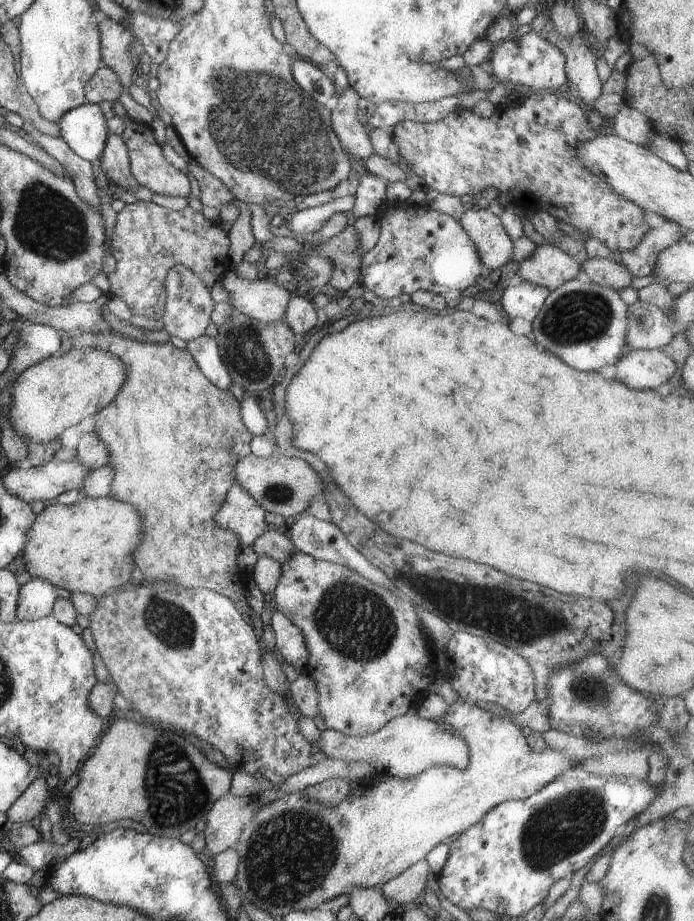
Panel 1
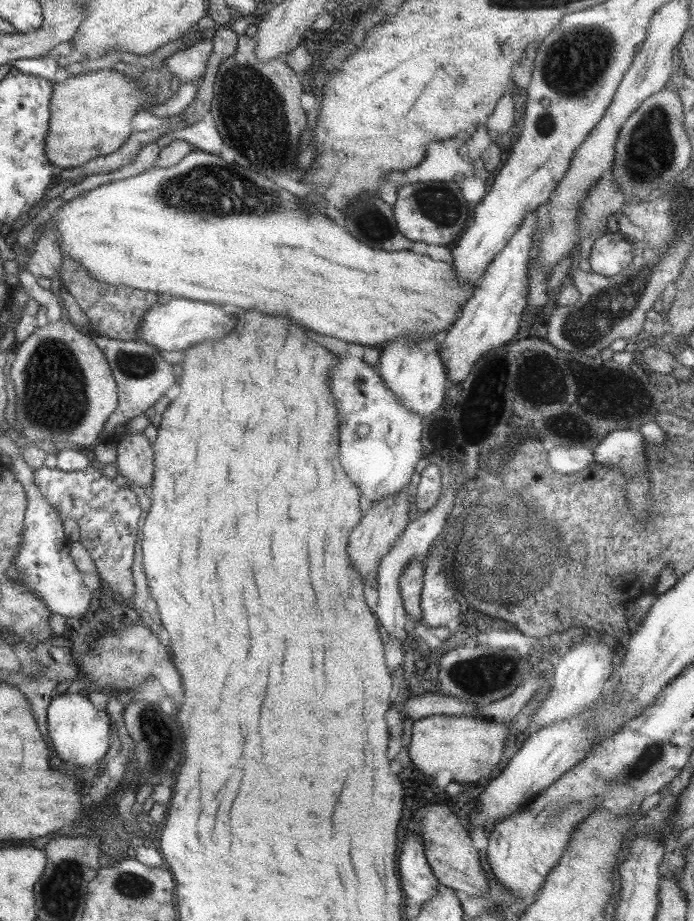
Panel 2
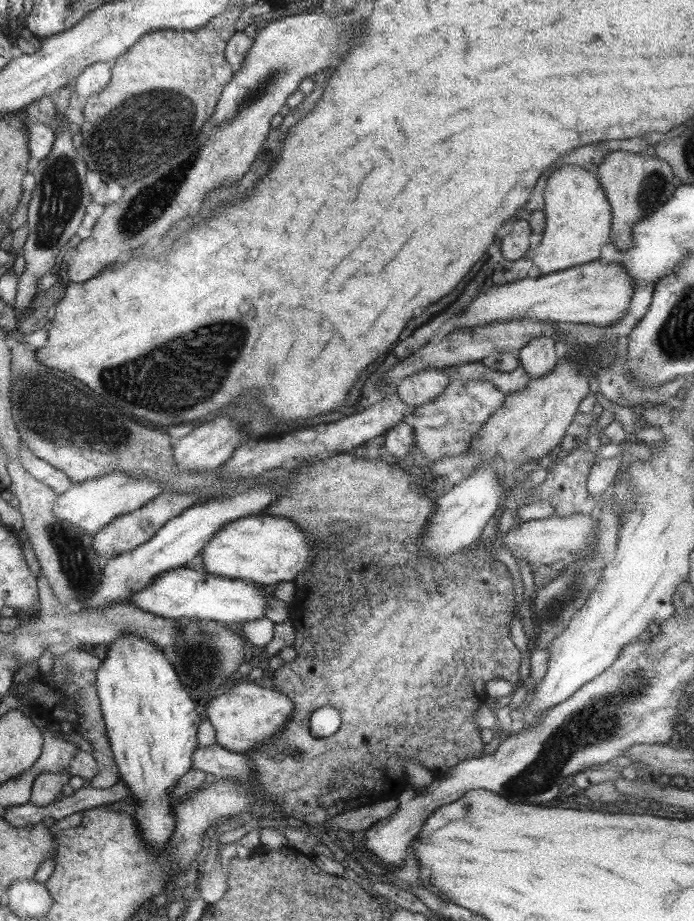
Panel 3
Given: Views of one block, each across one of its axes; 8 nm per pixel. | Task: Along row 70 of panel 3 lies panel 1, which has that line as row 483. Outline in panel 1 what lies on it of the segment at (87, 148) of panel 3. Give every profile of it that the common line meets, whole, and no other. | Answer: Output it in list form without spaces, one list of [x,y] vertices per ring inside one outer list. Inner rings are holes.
[[[110,327],[103,328],[96,334],[96,349],[106,351],[118,357],[127,369],[125,376],[128,378],[120,387],[116,398],[105,406],[102,410],[95,412],[95,426],[94,432],[105,442],[108,447],[109,462],[108,464],[113,468],[114,476],[111,482],[111,492],[114,498],[120,501],[131,504],[135,507],[136,512],[140,515],[143,522],[144,538],[141,543],[133,550],[134,564],[143,572],[145,582],[153,584],[158,580],[166,582],[175,582],[184,587],[196,587],[197,589],[210,589],[214,592],[227,596],[240,611],[244,617],[248,618],[246,614],[250,610],[247,603],[246,596],[248,594],[248,584],[246,578],[249,575],[238,567],[238,560],[242,557],[242,546],[238,540],[237,534],[230,529],[222,529],[215,523],[215,514],[220,510],[220,507],[225,503],[227,492],[230,490],[233,481],[235,480],[235,464],[241,458],[251,454],[251,440],[253,434],[248,430],[244,424],[242,417],[240,417],[240,401],[232,394],[231,391],[220,390],[213,382],[208,380],[207,376],[200,370],[198,363],[190,354],[188,349],[178,349],[172,345],[170,341],[167,343],[145,343],[130,337],[125,337],[120,333],[114,333]]]

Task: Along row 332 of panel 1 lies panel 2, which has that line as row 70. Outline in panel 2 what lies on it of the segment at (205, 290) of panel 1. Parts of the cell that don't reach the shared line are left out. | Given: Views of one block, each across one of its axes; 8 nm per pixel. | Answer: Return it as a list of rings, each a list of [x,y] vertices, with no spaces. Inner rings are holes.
[[[200,41],[188,50],[180,51],[165,60],[166,68],[172,76],[178,76],[180,84],[204,78],[207,56],[212,55],[213,42]]]

